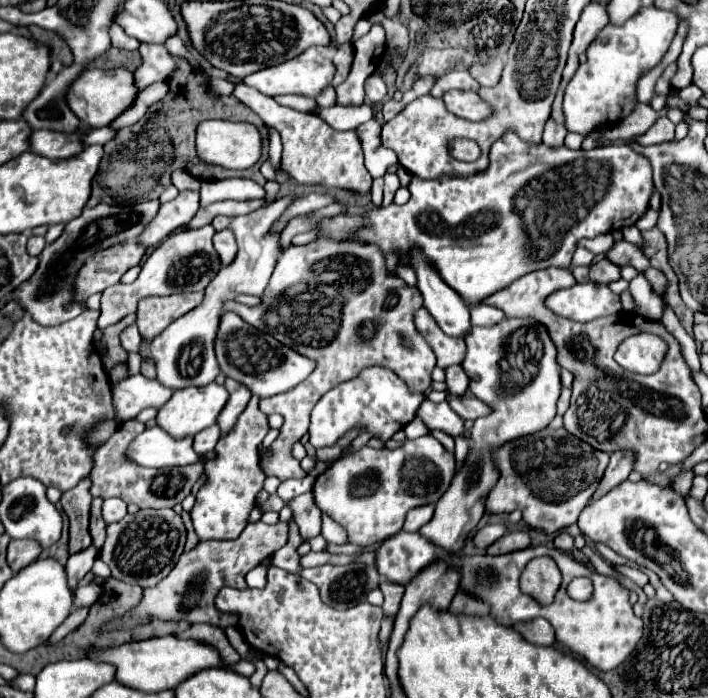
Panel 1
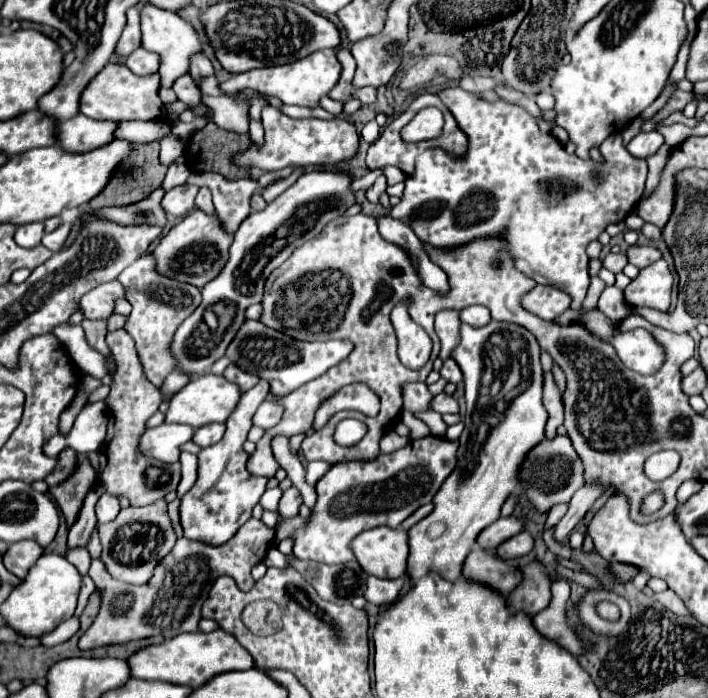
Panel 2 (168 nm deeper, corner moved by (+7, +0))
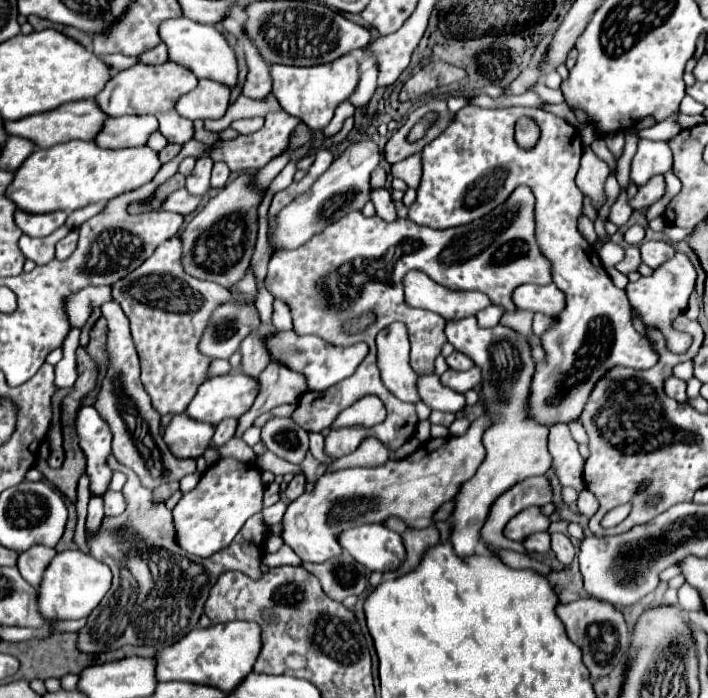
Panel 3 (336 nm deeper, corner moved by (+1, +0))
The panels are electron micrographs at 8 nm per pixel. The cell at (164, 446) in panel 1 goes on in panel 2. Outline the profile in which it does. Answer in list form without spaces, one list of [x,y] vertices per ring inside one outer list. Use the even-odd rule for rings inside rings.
[[[162,423],[160,427],[146,429],[140,441],[140,451],[148,453],[150,457],[162,463],[176,463],[180,457],[180,447],[190,441],[194,429],[188,425],[168,425]]]

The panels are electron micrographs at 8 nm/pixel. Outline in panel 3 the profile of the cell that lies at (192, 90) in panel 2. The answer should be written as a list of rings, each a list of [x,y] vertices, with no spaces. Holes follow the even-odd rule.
[[[166,61],[162,65],[132,65],[120,73],[116,73],[106,87],[96,95],[98,107],[108,117],[122,117],[122,115],[154,115],[160,123],[160,131],[168,143],[184,145],[194,139],[194,125],[190,119],[184,119],[176,113],[174,103],[180,95],[190,93],[198,85],[198,79],[180,65]]]

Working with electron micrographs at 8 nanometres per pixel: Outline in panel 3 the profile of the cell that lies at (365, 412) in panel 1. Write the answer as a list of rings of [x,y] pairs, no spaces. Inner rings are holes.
[[[366,395],[366,397],[358,399],[354,405],[346,407],[342,413],[338,413],[338,417],[330,425],[330,429],[340,429],[340,427],[348,427],[348,425],[372,427],[384,419],[386,419],[384,403],[374,395]]]

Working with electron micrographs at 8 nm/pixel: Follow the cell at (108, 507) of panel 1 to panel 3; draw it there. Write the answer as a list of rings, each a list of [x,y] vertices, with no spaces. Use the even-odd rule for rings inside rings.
[[[108,491],[104,495],[104,515],[106,517],[116,517],[116,515],[124,513],[124,509],[126,509],[126,501],[124,501],[122,493]]]

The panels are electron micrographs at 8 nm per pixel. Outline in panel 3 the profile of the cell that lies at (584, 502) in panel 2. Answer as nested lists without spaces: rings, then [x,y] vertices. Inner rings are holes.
[[[561,533],[551,534],[551,549],[556,553],[558,561],[564,565],[570,565],[574,559],[574,547],[570,539]]]

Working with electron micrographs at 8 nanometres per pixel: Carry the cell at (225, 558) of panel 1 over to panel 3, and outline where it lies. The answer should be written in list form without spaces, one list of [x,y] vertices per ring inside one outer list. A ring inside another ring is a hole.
[[[112,454],[107,462],[112,471],[126,475],[122,495],[126,497],[128,507],[118,517],[104,517],[100,533],[96,537],[88,537],[92,557],[106,563],[114,579],[106,597],[88,615],[86,625],[80,629],[78,649],[84,653],[100,653],[128,643],[152,645],[160,651],[168,645],[174,645],[198,625],[206,597],[222,573],[240,571],[254,581],[262,577],[260,565],[268,527],[262,519],[262,513],[256,513],[244,523],[232,545],[226,549],[210,557],[186,553],[178,545],[172,513],[166,509],[166,505],[150,505],[152,491],[142,489],[138,477],[118,463]]]

